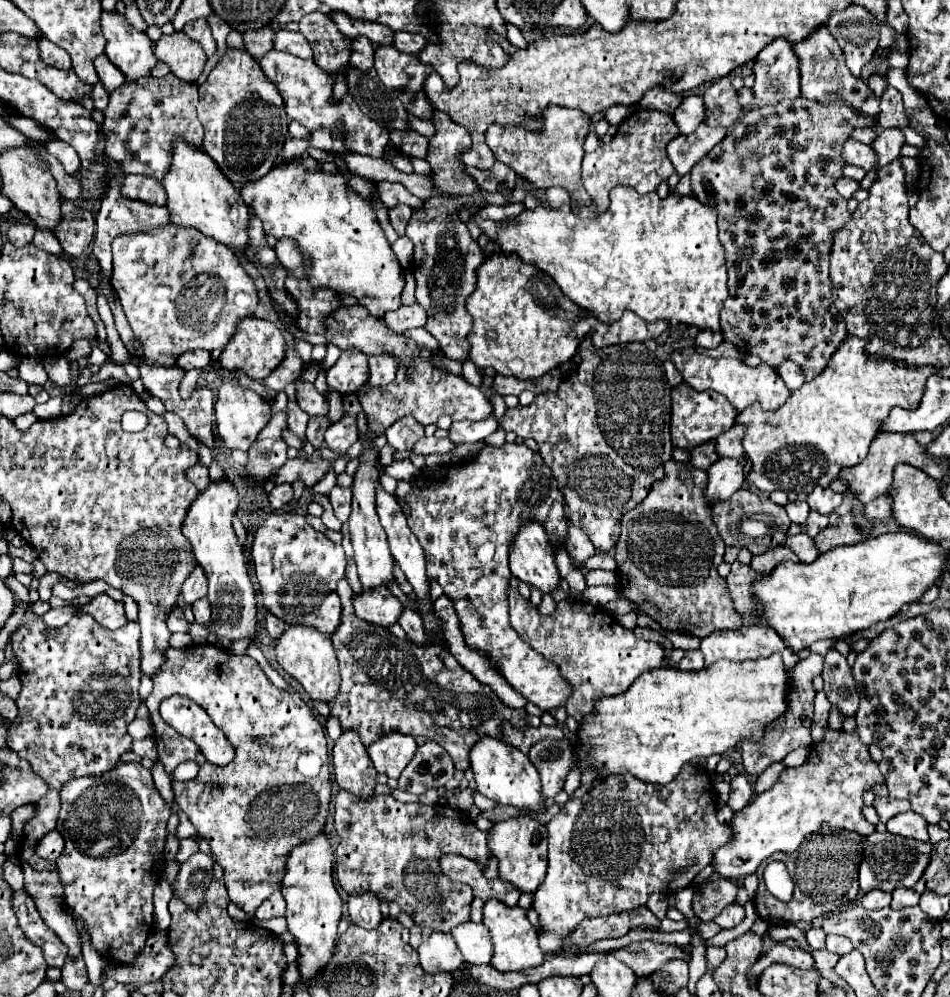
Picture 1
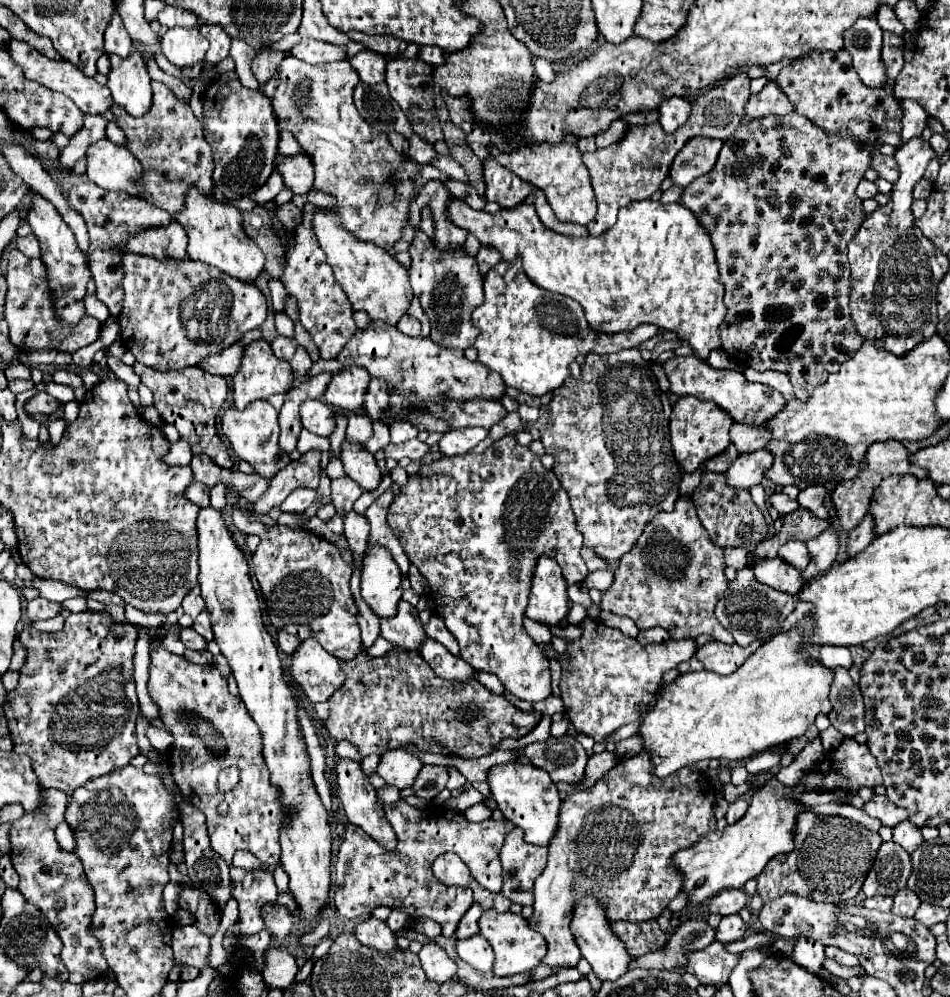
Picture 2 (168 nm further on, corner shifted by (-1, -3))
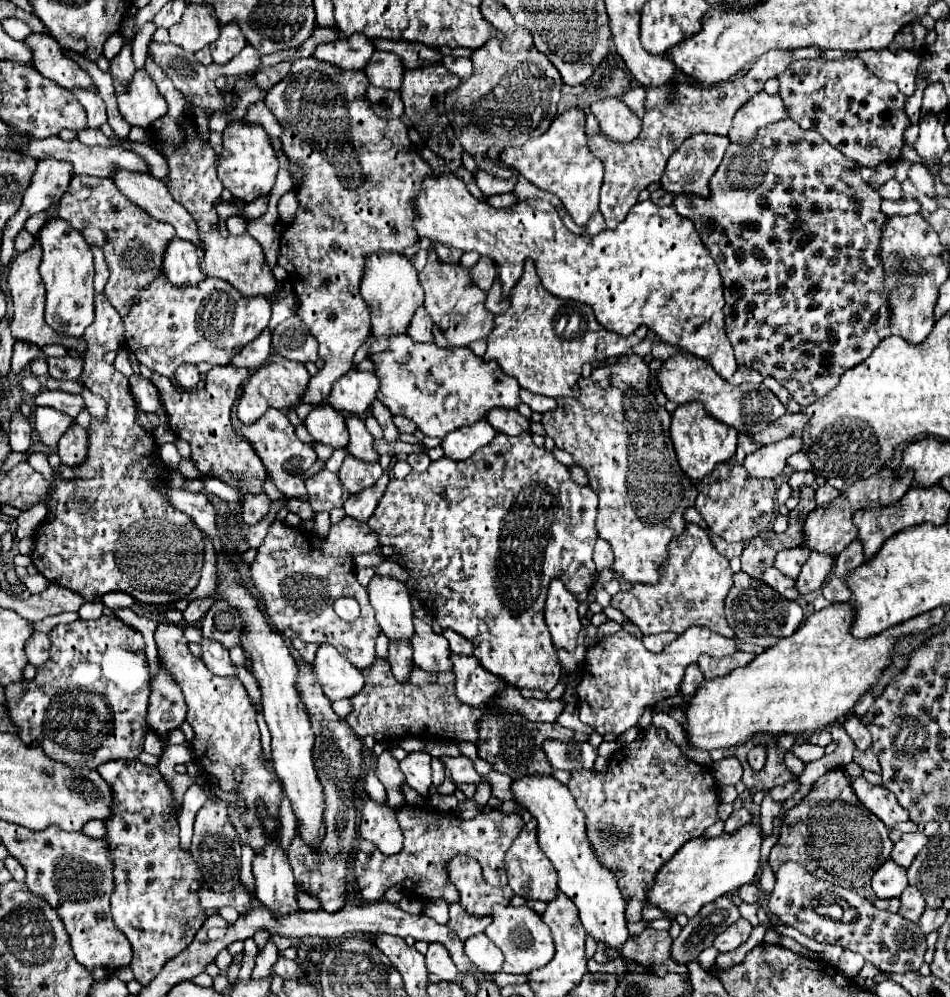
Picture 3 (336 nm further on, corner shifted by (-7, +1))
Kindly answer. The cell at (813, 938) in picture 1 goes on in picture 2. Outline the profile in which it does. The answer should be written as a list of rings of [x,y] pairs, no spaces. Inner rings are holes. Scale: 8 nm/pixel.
[[[798,939],[798,941],[794,943],[792,959],[794,959],[800,967],[808,969],[810,973],[816,973],[816,971],[822,967],[824,959],[826,959],[826,957],[824,957],[824,947],[822,947],[820,943],[812,941],[812,939]]]

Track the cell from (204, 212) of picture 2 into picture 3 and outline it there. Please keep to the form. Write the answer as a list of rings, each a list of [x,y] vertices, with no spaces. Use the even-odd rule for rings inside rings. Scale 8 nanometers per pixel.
[[[216,223],[216,225],[212,225],[212,229],[208,233],[200,233],[200,241],[204,247],[204,259],[202,259],[204,275],[214,275],[214,277],[226,279],[230,285],[234,285],[246,297],[256,297],[256,295],[268,297],[270,295],[270,291],[276,285],[276,279],[274,279],[270,265],[266,263],[260,243],[252,235],[244,233],[244,235],[224,237],[220,231],[220,225]]]

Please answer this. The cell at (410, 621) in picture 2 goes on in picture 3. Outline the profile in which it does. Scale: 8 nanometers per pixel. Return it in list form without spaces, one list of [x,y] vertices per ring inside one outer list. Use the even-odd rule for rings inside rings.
[[[414,617],[414,635],[410,637],[412,645],[412,661],[420,669],[448,671],[450,669],[450,647],[444,635],[434,633],[434,629]]]

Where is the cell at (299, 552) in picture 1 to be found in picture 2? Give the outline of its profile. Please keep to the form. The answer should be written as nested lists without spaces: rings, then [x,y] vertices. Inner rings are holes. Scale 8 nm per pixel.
[[[233,505],[232,521],[240,531],[254,533],[260,537],[260,545],[252,555],[252,565],[254,565],[254,577],[258,579],[266,603],[270,623],[276,629],[300,637],[302,641],[304,639],[320,641],[322,647],[334,657],[338,657],[340,661],[354,659],[362,651],[362,641],[360,641],[360,627],[356,621],[356,603],[352,601],[352,593],[350,593],[352,565],[342,559],[340,549],[334,543],[306,529],[288,529],[284,525],[266,527],[260,521],[251,521],[240,512],[237,505]]]

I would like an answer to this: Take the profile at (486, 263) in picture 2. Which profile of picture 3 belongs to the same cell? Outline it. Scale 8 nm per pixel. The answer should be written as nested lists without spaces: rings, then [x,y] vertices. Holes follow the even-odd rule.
[[[482,257],[472,269],[470,269],[470,275],[472,275],[472,281],[482,289],[482,291],[488,291],[494,277],[496,277],[496,265],[494,265],[494,259],[492,257]]]

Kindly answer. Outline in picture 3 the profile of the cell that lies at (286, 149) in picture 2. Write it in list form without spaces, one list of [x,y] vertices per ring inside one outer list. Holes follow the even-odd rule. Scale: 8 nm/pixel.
[[[264,101],[250,105],[250,107],[248,107],[248,111],[246,111],[246,115],[244,115],[244,121],[262,125],[270,137],[280,139],[280,135],[282,135],[282,129],[280,129],[282,125],[280,125],[280,123],[278,123],[278,119],[270,113],[270,109],[266,107],[266,103],[264,103]]]

